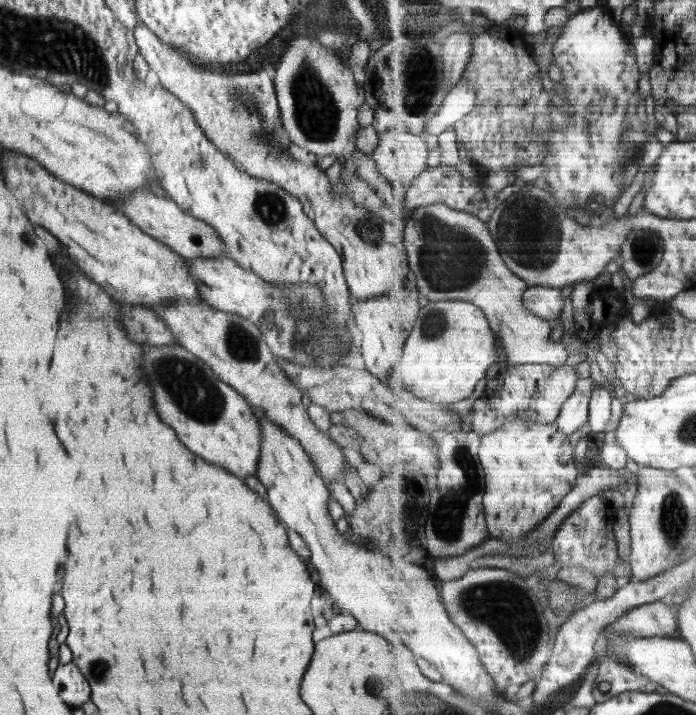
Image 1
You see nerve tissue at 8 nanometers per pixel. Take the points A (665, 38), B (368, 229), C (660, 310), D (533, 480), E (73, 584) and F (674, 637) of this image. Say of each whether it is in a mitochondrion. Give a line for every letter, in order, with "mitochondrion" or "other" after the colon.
A: other
B: mitochondrion
C: other
D: other
E: other
F: other

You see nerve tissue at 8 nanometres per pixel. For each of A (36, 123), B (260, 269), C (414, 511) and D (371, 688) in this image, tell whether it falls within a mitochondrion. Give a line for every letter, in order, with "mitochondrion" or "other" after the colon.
A: other
B: other
C: other
D: other

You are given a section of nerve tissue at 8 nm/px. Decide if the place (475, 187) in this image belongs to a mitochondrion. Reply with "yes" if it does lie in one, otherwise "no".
no

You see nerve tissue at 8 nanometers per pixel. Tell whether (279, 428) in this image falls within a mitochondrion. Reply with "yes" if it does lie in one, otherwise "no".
no

